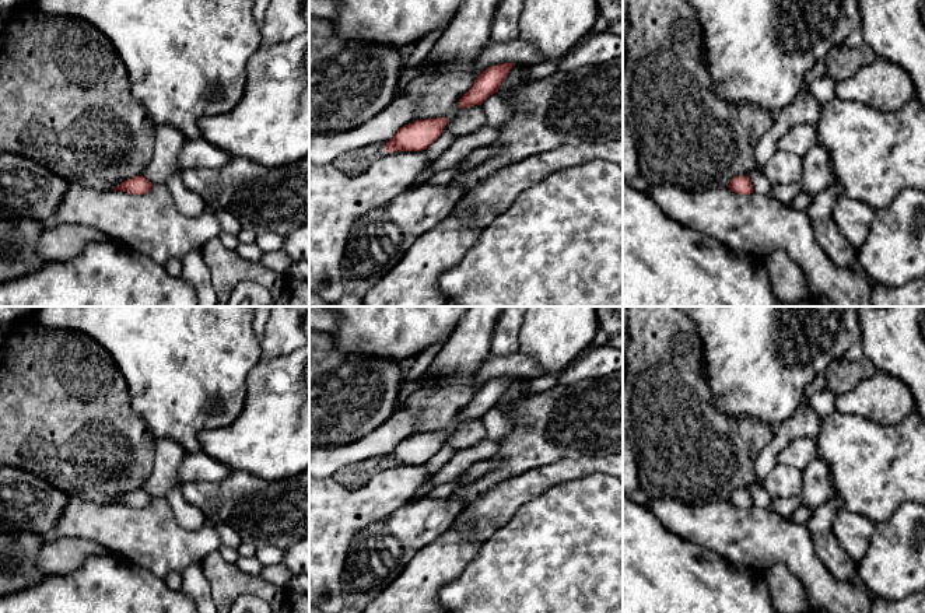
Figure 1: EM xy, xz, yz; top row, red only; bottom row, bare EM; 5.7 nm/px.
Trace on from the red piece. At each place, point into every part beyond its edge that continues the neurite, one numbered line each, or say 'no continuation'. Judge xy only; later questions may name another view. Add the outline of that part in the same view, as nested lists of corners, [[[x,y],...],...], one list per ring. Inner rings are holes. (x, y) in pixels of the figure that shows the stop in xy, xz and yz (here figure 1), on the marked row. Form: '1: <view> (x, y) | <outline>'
no continuation

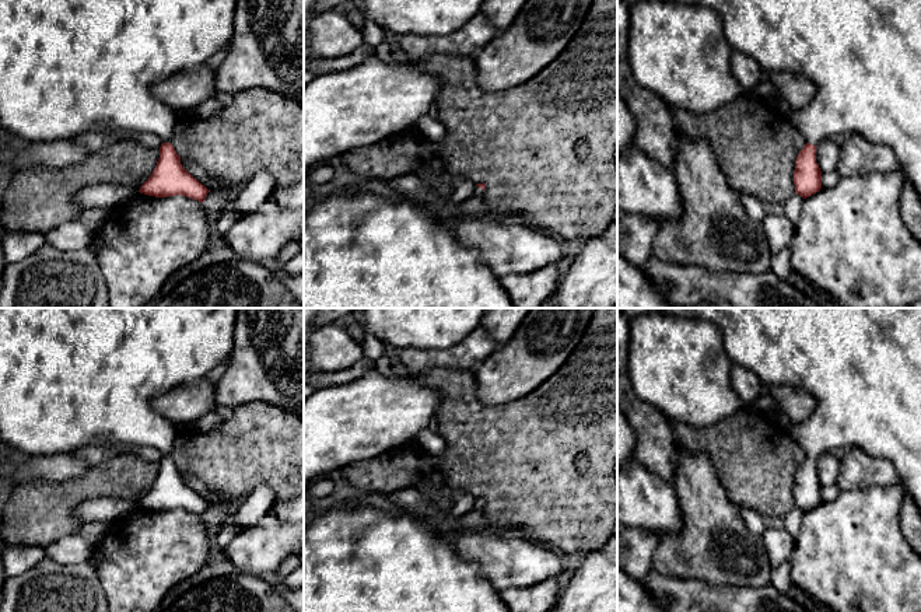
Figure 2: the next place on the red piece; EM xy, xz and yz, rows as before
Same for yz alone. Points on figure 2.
1: yz (864, 56) | [[[672,0],[677,3],[704,6],[715,10],[724,27],[725,39],[732,50],[753,57],[768,71],[795,71],[810,78],[816,85],[813,101],[787,116],[806,139],[817,146],[836,134],[858,133],[876,144],[885,144],[896,154],[899,169],[911,181],[921,199],[921,0]]]

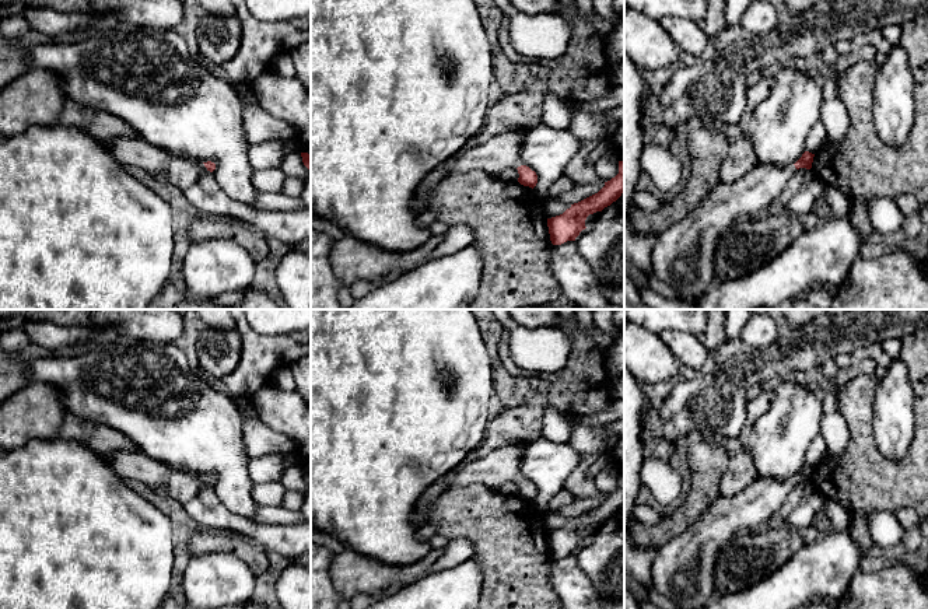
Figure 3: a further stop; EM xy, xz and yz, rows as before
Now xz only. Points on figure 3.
1: xz (500, 153) | [[[518,127],[497,134],[483,144],[447,160],[441,168],[449,175],[484,171],[490,175],[521,167],[521,141],[529,127]]]

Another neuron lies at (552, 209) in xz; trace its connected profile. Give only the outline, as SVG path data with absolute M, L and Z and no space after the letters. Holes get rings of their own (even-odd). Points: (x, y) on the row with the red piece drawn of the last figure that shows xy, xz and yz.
M556 200L543 203L543 209L544 209L547 218L560 216L570 207L571 204L556 202Z

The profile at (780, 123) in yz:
M799 63L780 66L767 98L749 123L749 139L759 164L788 167L806 147L806 136L820 120L822 87L808 77Z

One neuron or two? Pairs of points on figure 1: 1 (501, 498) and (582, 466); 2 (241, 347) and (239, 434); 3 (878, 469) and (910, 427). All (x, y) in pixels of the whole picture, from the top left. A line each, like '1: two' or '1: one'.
1: one
2: two
3: one

